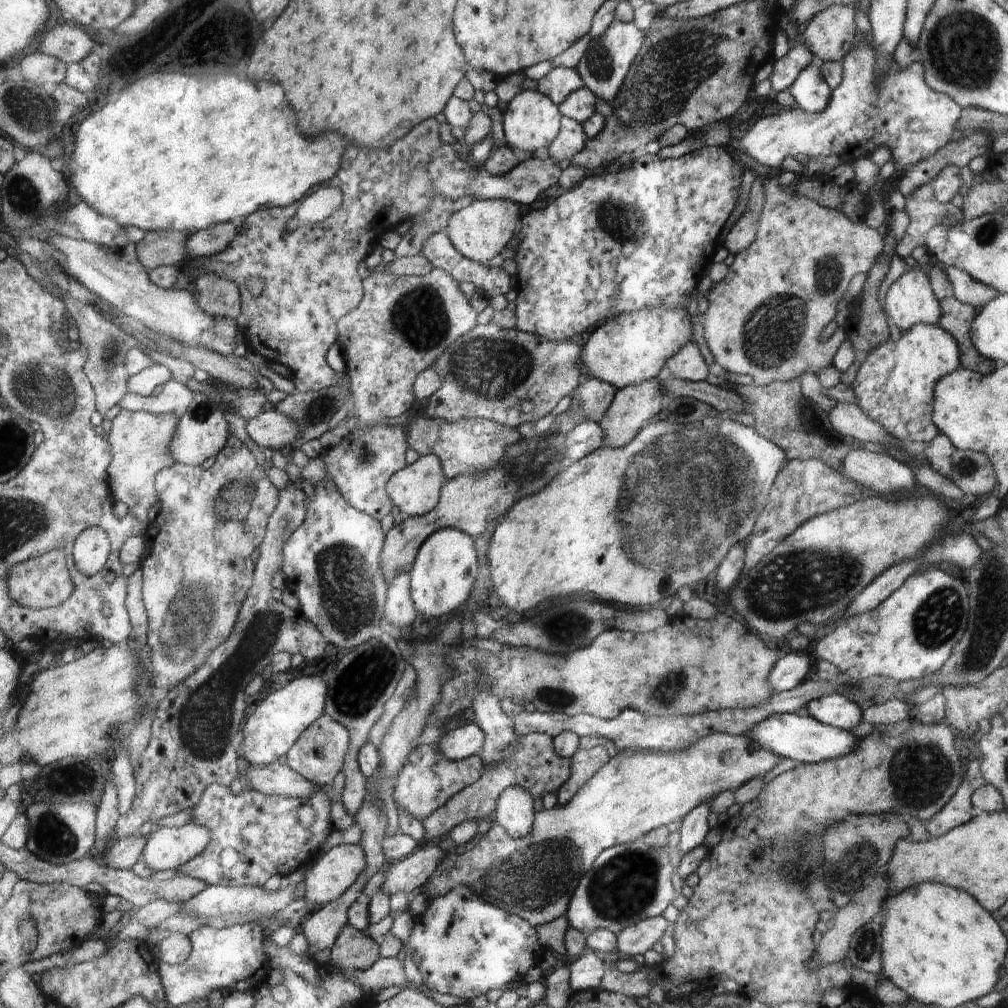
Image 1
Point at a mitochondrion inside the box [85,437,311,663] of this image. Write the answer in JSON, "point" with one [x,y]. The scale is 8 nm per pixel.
{"point":[237,498]}

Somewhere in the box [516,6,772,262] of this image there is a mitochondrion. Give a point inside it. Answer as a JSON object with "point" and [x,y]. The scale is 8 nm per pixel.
{"point":[674,65]}

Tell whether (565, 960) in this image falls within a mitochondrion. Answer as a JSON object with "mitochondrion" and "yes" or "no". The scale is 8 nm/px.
{"mitochondrion":"no"}

